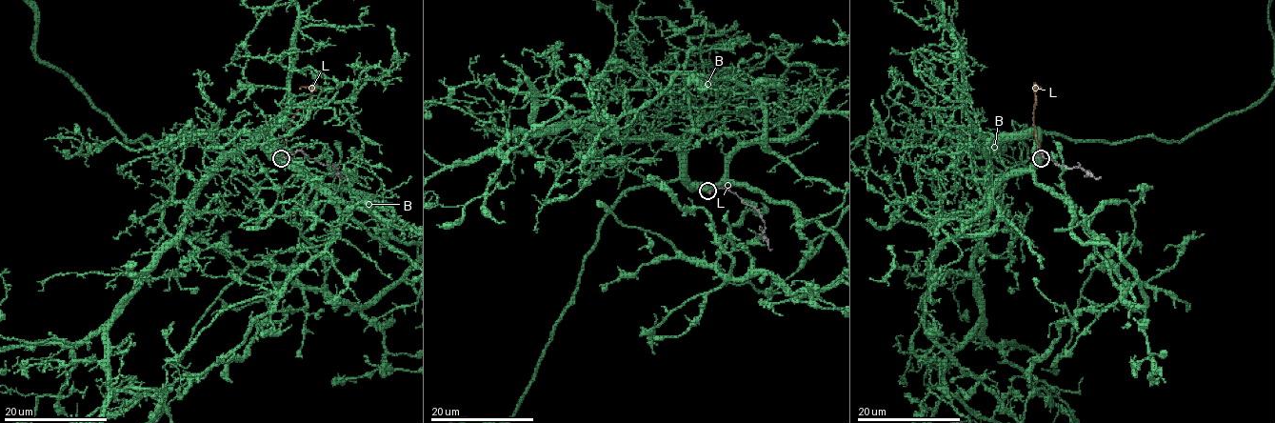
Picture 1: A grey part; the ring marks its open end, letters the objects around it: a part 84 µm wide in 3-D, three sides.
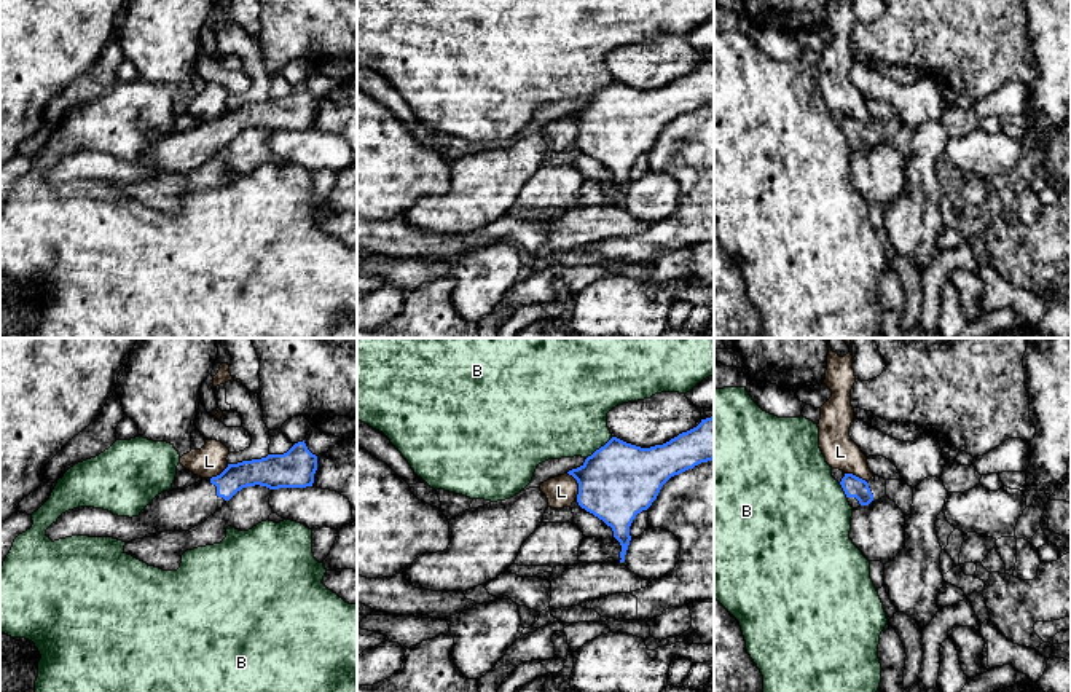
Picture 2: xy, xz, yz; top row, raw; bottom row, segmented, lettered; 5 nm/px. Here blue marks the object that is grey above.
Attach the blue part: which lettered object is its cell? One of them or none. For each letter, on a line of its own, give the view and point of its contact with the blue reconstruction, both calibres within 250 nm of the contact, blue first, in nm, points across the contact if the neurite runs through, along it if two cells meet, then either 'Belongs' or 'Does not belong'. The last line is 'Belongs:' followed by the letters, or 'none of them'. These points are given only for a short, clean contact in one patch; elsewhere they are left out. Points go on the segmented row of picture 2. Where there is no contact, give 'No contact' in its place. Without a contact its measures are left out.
B: Touches blue at xz (601, 447). Thickness 380 nm (blue) against 440 nm. Boundary: xz (612, 437), (587, 458). Does not belong
L: Touches blue at xz (579, 485). Thickness 380 nm (blue) against 160 nm. Boundary: xz (568, 472), (577, 483), (577, 496). Does not belong
Belongs: none of them

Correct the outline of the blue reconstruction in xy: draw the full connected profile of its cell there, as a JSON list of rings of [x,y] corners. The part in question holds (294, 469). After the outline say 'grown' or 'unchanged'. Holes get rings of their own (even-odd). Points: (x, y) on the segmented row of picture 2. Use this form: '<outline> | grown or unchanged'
[[[304,440],[284,454],[228,464],[217,477],[183,488],[163,491],[139,517],[118,517],[104,509],[78,507],[62,513],[46,529],[54,542],[72,536],[113,537],[123,542],[153,537],[164,531],[188,531],[204,523],[237,491],[247,486],[306,488],[312,486],[317,456]]] | grown

